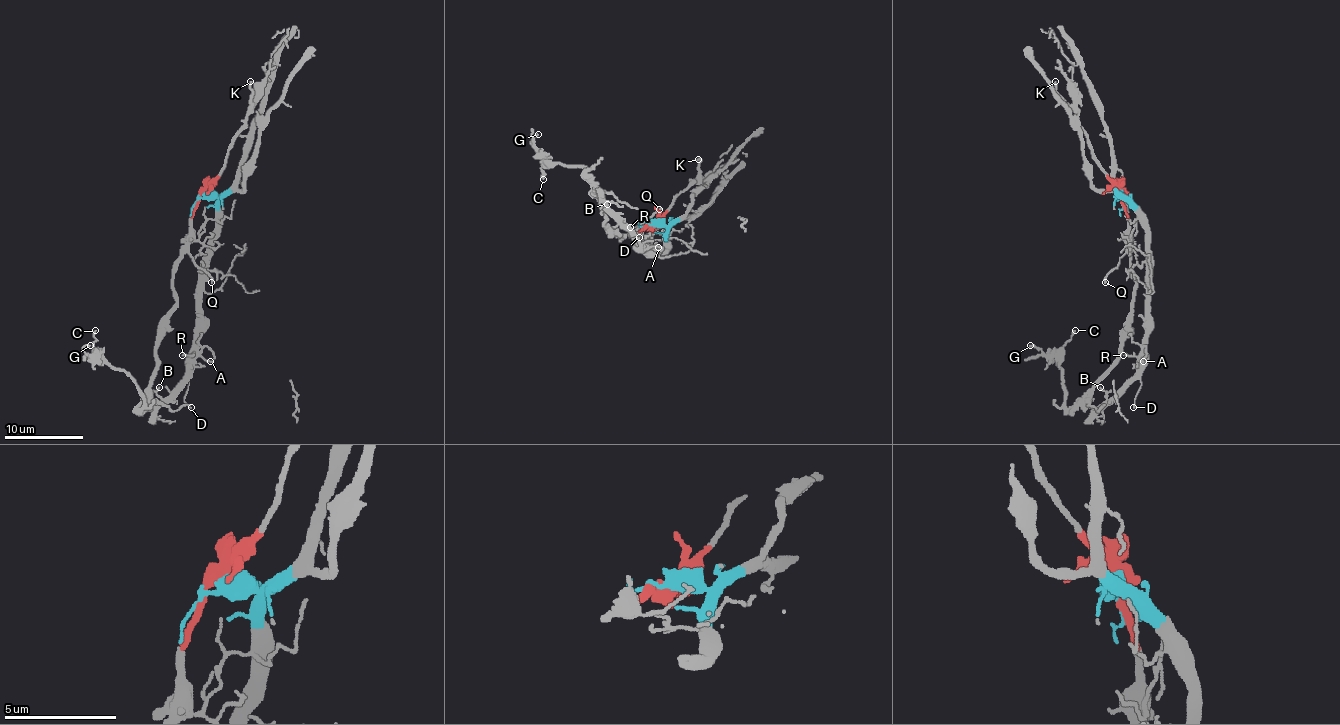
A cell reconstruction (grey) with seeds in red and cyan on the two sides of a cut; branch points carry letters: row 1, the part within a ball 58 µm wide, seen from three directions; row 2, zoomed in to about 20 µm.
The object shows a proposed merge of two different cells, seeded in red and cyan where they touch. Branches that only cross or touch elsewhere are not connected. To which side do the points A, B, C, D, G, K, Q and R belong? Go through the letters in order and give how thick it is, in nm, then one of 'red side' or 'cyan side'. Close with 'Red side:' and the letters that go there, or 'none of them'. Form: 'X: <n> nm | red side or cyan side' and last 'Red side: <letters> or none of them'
A: 130 nm | cyan side
B: 70 nm | cyan side
C: 160 nm | red side
D: 110 nm | cyan side
G: 170 nm | red side
K: 150 nm | red side
Q: 140 nm | red side
R: 100 nm | cyan side
Red side: C, G, K, Q

